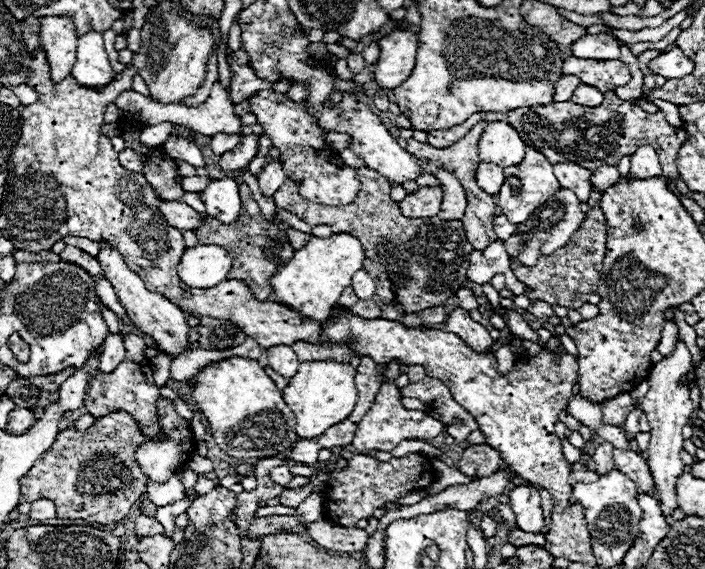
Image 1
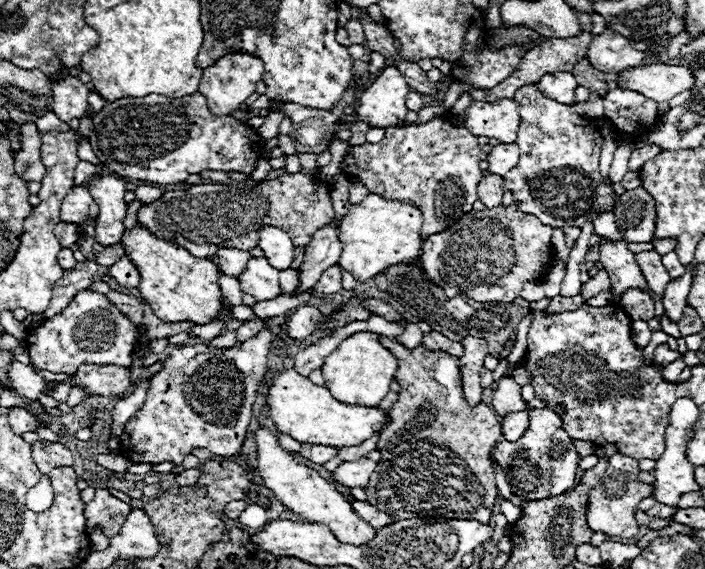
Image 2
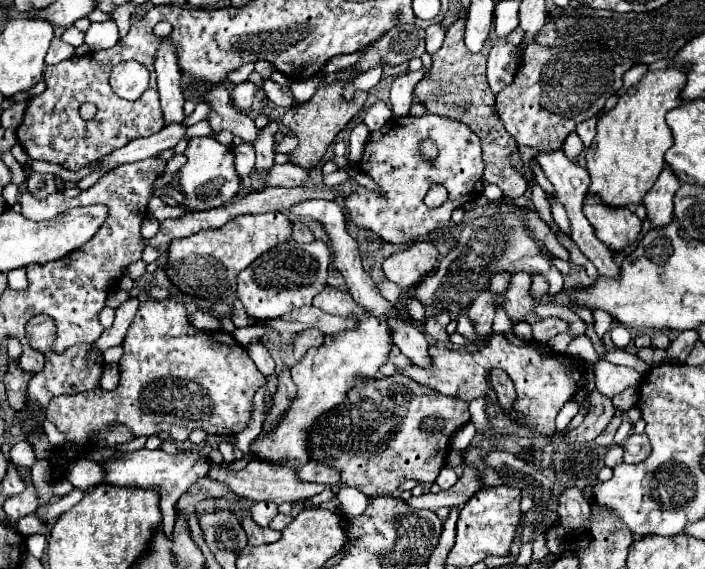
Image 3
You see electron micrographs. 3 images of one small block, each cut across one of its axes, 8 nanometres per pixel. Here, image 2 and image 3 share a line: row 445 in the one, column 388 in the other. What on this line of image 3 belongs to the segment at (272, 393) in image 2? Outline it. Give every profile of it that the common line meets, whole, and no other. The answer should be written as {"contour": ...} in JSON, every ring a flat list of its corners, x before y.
{"contour":[[326,286,312,304,328,314,338,314,342,318,354,316,358,322,350,330,326,336,322,346,310,348,304,354,304,358,292,366,292,380,298,390,296,398,290,400,290,406,286,408,286,412,280,416,278,424,272,430,260,434,254,442,250,442,250,452,254,452,258,460,274,466,300,468,308,464,310,462,308,440,316,422,328,410,336,408,338,404,344,404,348,400,346,394,352,390,354,384,374,380,380,366,386,364,390,350,394,346,388,316,370,314,364,306,356,304,356,300,346,290,336,290,332,286]]}

